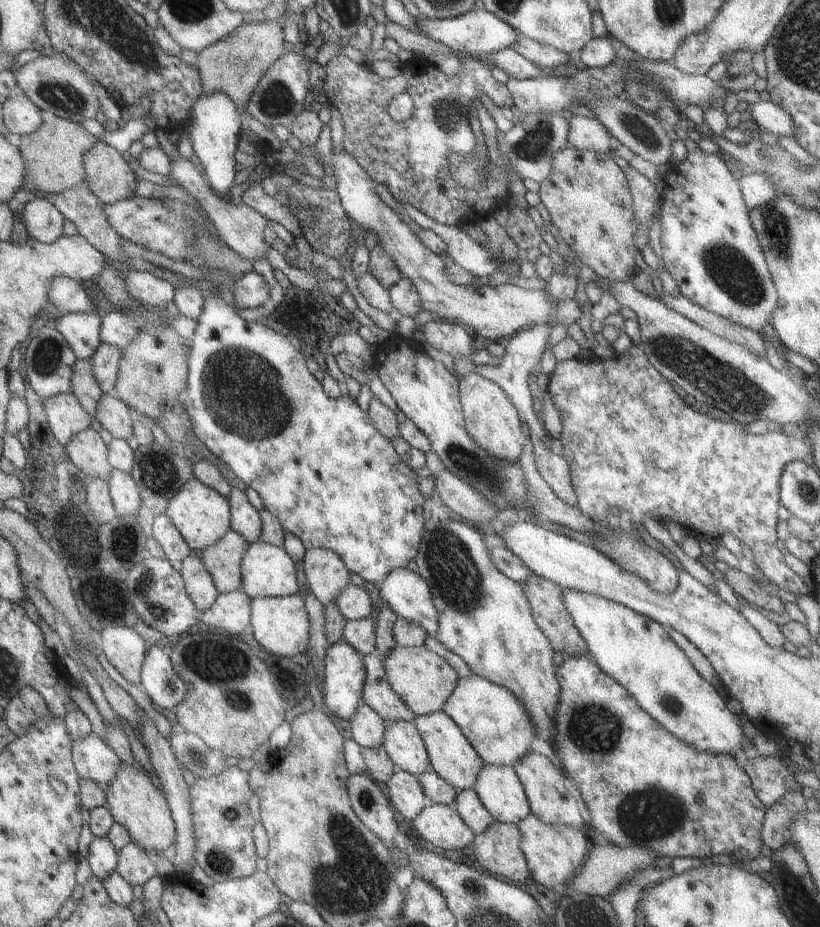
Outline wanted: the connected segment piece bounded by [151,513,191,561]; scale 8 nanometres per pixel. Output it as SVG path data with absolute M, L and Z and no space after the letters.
M165 513L154 520L151 536L158 542L169 561L182 561L191 552L188 544L184 542L184 538L180 532L177 532Z

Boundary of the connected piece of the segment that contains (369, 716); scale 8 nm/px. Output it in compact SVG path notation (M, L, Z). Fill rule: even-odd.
M361 704L349 720L350 732L352 732L351 740L354 740L361 748L383 746L386 723L372 708Z

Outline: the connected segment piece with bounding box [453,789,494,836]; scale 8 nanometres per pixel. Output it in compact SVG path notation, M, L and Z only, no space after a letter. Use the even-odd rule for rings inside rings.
M473 789L460 791L453 806L475 836L485 832L494 822L490 812L486 810Z

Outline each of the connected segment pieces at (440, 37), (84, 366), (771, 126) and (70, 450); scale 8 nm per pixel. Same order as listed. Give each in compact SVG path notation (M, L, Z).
M483 8L450 19L422 20L422 22L416 22L416 26L422 35L445 44L456 53L480 57L484 54L492 54L496 50L512 48L512 44L516 44L520 38L520 32L516 32L506 20L498 18L496 14L491 14Z
M78 359L72 368L72 392L82 409L90 416L94 416L98 402L103 396L102 388L92 373L90 359Z
M773 101L759 102L750 105L751 123L756 127L765 128L768 133L779 137L793 137L796 124L792 116Z
M89 427L78 432L65 445L65 450L70 463L85 477L108 481L113 469L107 460L107 445L96 430Z

